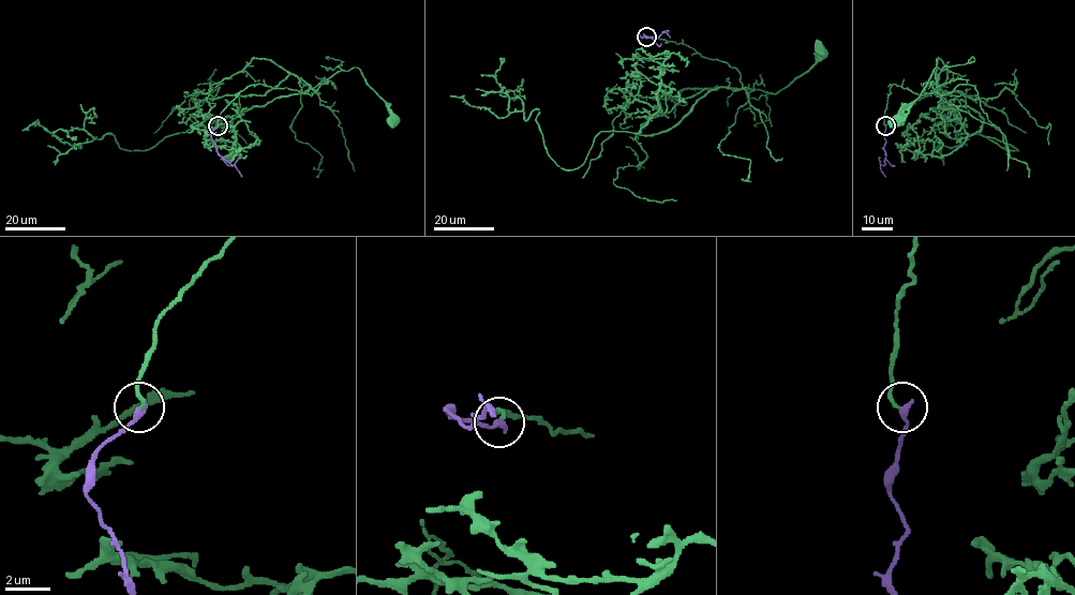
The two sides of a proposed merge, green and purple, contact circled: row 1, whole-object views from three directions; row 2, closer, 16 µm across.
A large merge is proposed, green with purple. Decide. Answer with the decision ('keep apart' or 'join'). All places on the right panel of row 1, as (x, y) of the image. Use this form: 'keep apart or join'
join

